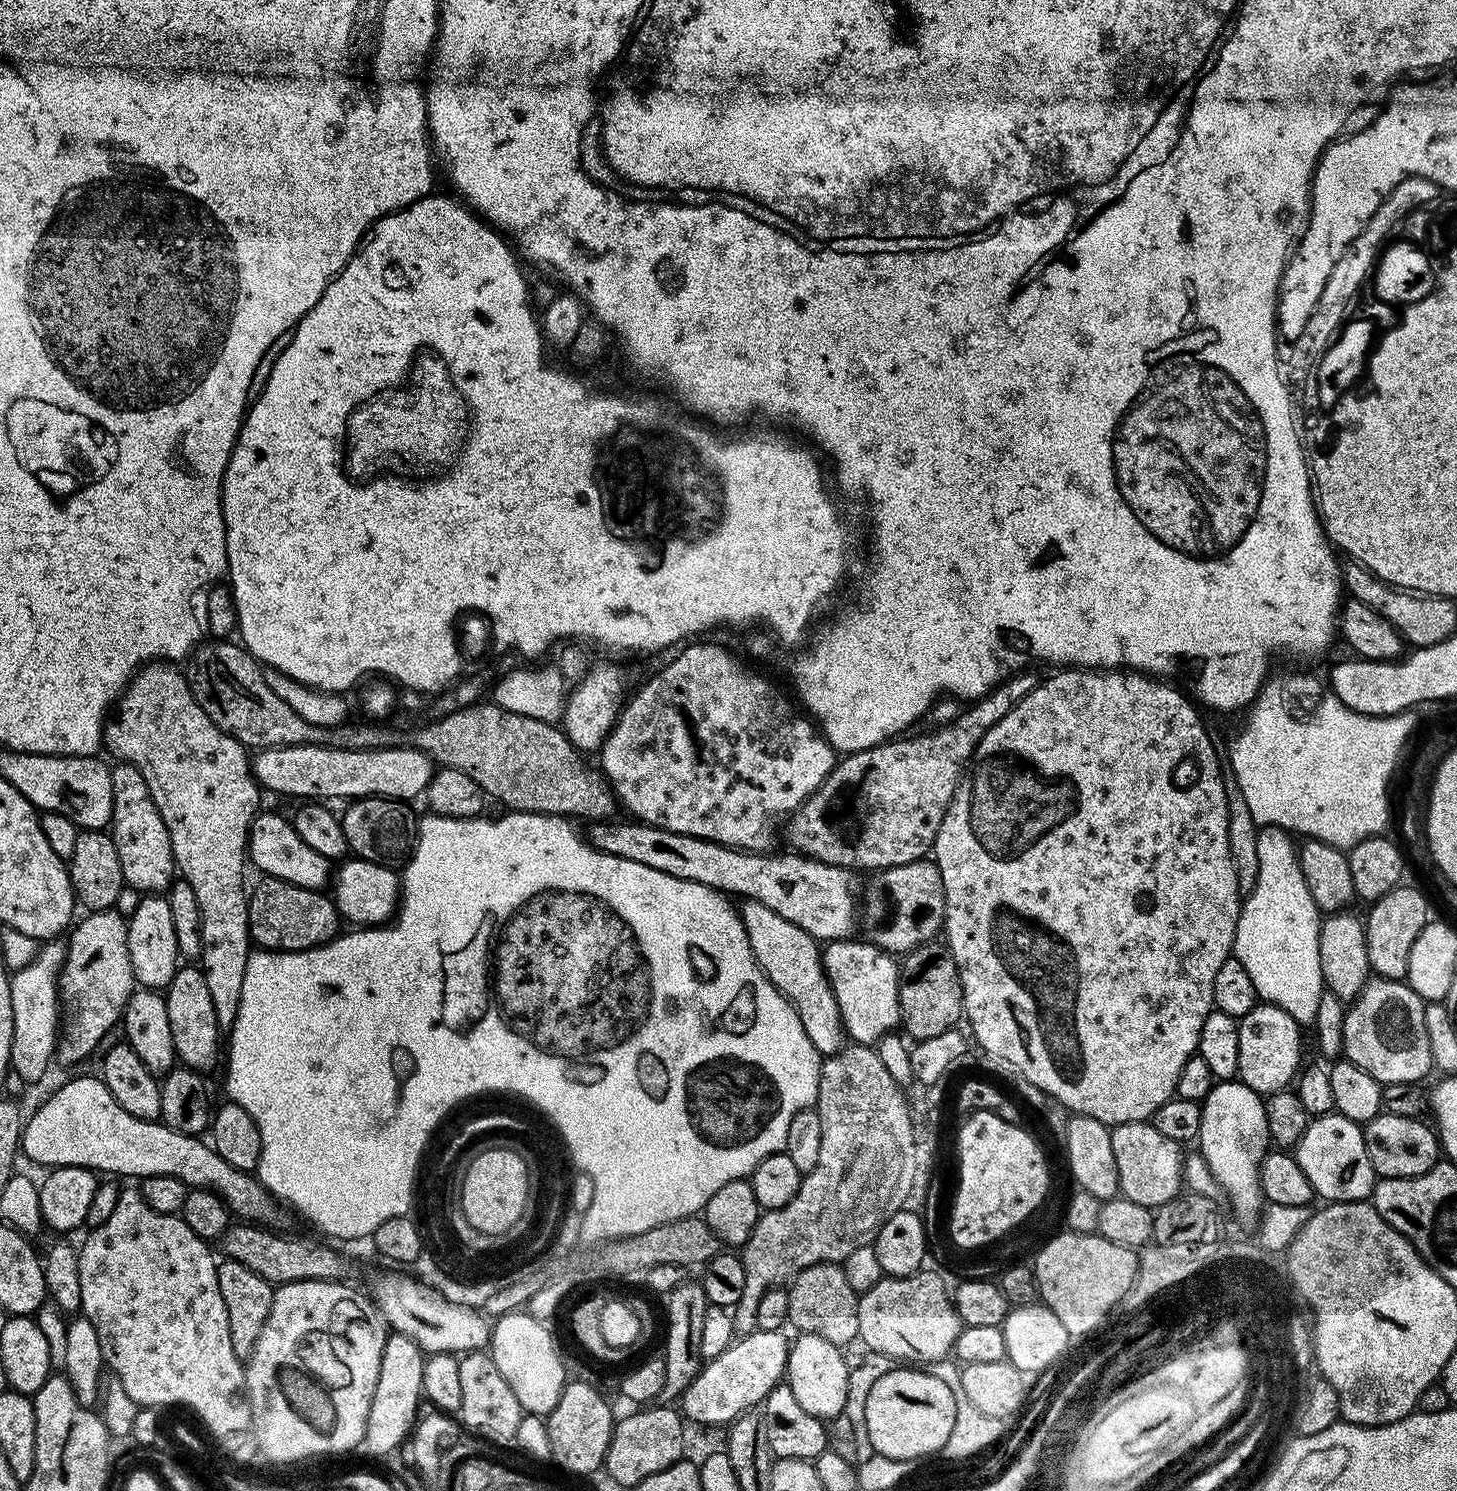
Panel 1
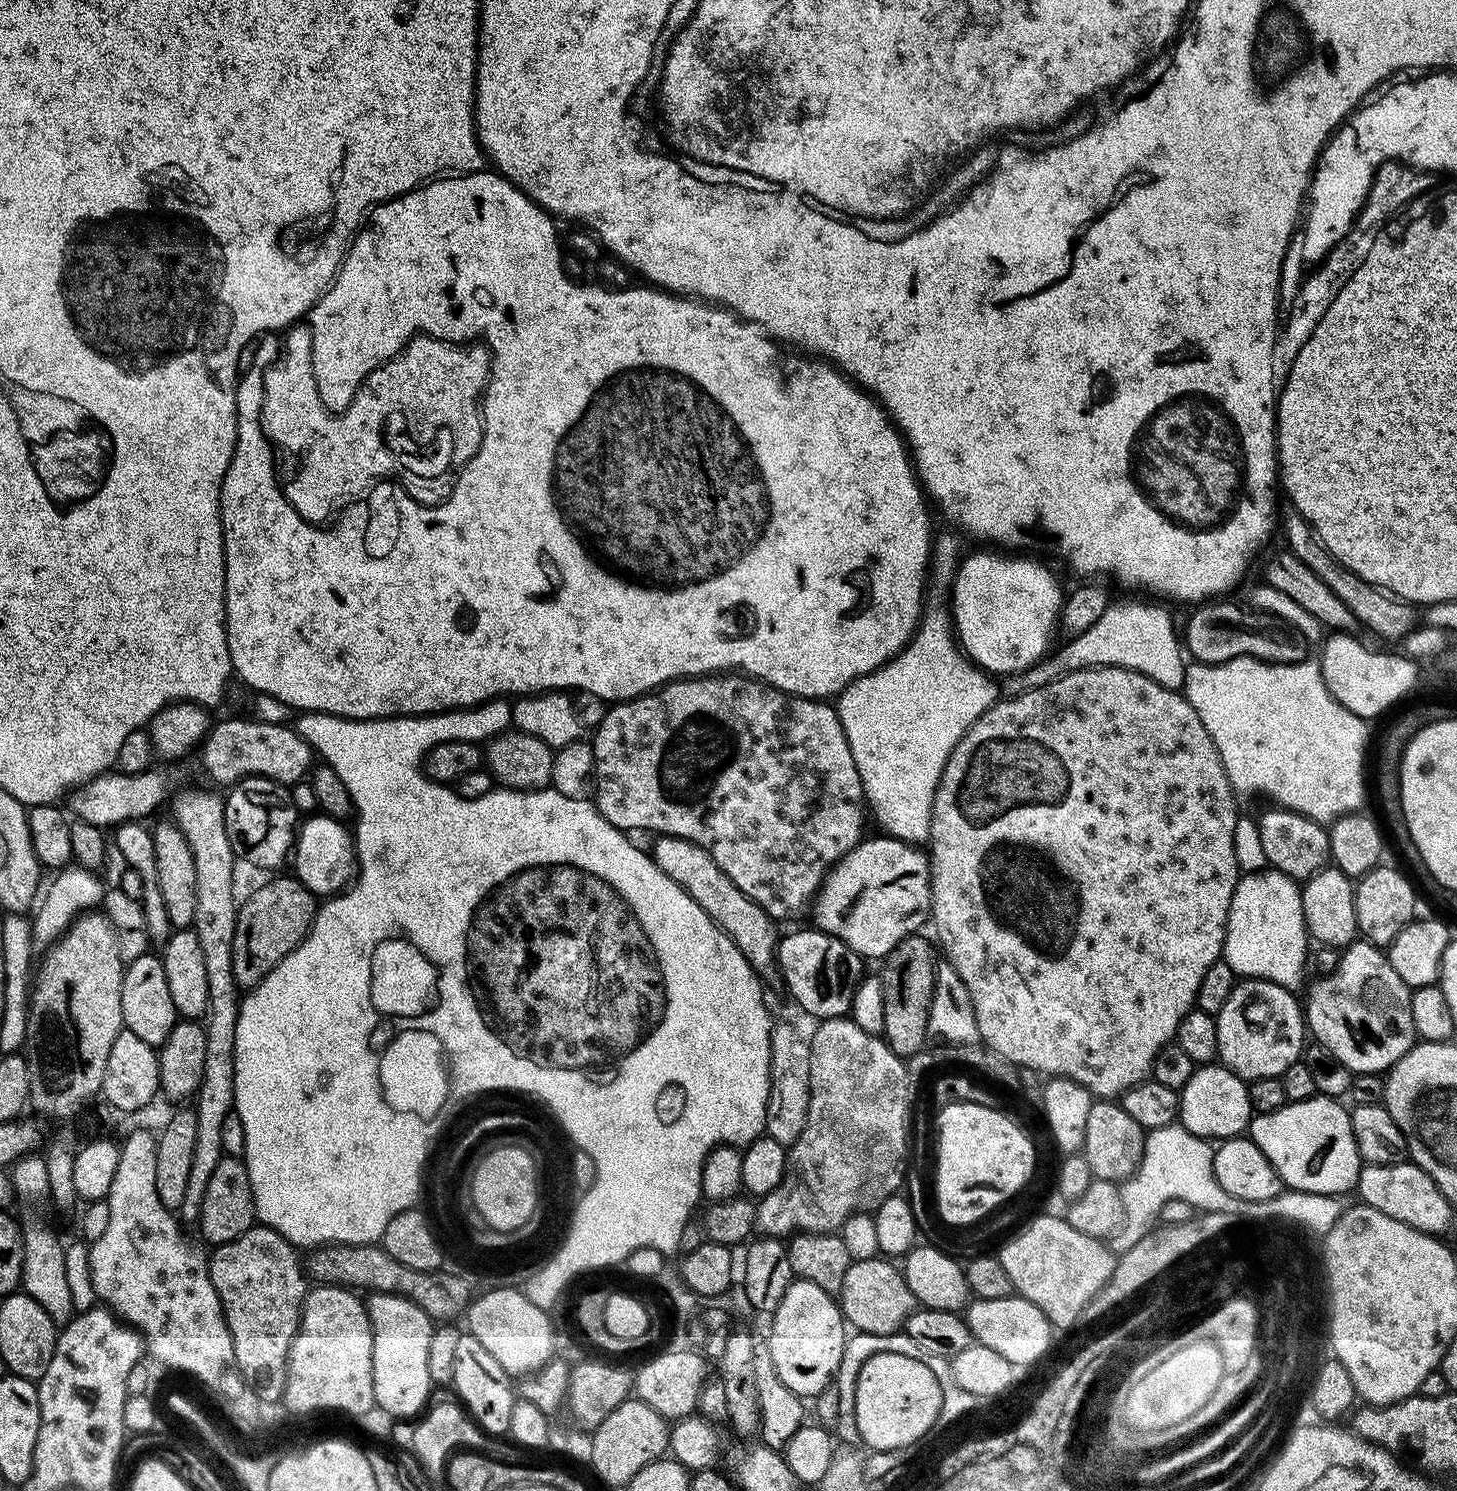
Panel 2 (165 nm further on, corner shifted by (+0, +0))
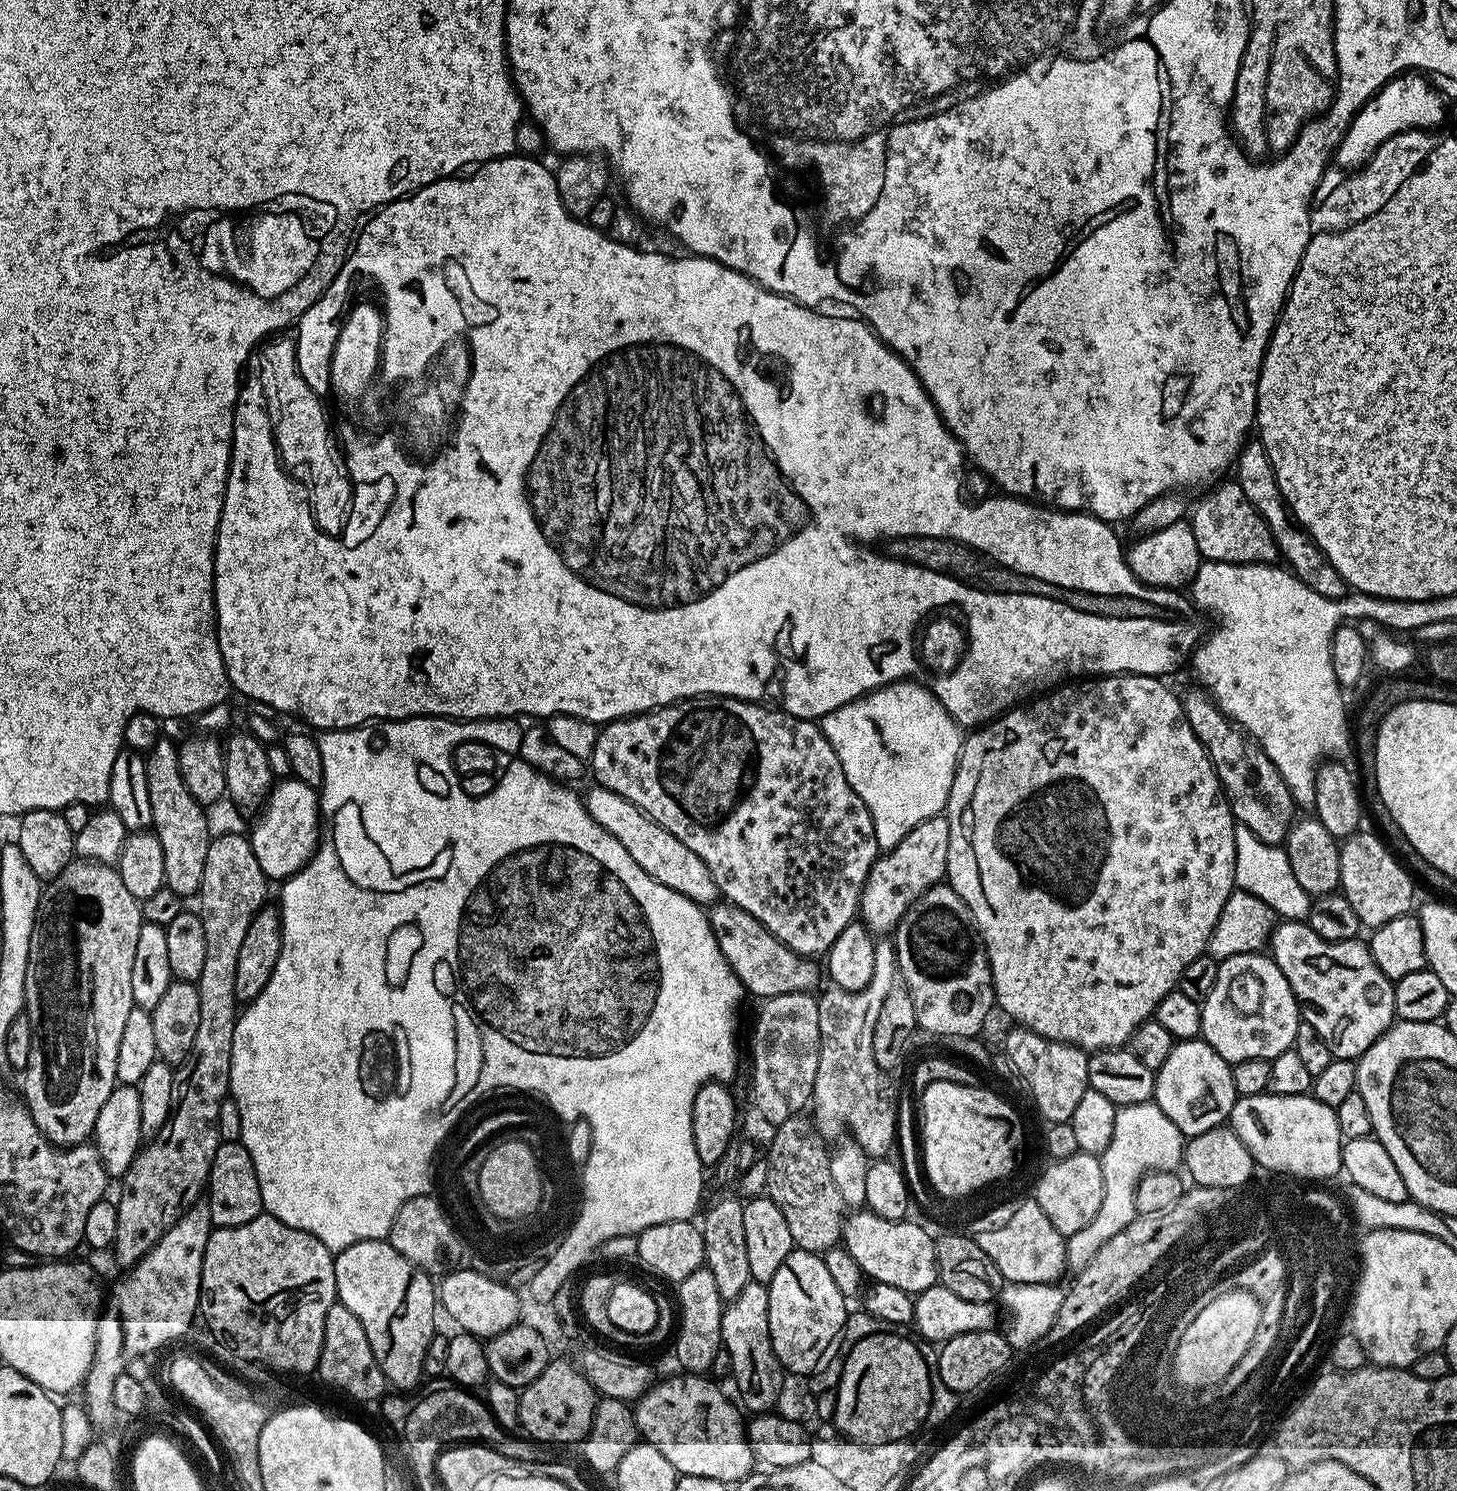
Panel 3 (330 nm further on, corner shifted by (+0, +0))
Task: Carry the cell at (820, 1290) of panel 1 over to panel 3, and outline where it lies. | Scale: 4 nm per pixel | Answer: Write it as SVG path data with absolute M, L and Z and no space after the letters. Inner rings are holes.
M797 1114L786 1122L775 1125L772 1145L768 1148L766 1159L768 1162L768 1187L766 1195L782 1210L786 1218L786 1226L790 1229L790 1238L796 1248L807 1252L823 1254L829 1252L841 1243L844 1235L844 1221L846 1219L846 1205L842 1202L842 1194L834 1186L834 1177L830 1174L828 1158L829 1149L823 1148L825 1137L816 1131L816 1125L807 1115Z

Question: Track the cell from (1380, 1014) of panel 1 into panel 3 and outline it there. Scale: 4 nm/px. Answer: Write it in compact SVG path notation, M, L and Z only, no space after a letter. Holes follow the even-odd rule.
M1283 919L1270 937L1271 958L1290 982L1303 1023L1314 1026L1338 1060L1359 1058L1397 1019L1393 981L1378 970L1371 947L1361 940L1327 941L1314 934L1307 922Z

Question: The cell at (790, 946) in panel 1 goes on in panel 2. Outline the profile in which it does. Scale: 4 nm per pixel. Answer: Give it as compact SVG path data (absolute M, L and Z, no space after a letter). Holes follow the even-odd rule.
M657 835L655 840L656 845L650 848L650 855L657 866L686 894L690 894L690 898L698 902L702 910L706 910L720 931L732 939L738 950L742 950L746 962L765 985L779 985L780 969L776 963L777 921L770 919L762 906L746 898L746 894L742 894L742 890L738 890L738 886L734 886L726 874L722 874L720 867L710 858L710 854L706 854L706 850L702 850L702 846L691 844L689 840L680 840L676 836Z

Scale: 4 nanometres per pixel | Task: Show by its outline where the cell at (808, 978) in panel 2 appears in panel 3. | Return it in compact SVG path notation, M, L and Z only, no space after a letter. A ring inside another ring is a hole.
M717 902L711 905L707 918L712 923L712 933L718 942L718 950L726 958L730 970L744 986L745 993L752 992L759 998L777 996L783 992L811 992L815 993L821 987L822 968L815 959L800 956L794 950L790 950L774 934L762 926L746 910L742 910L736 904Z

